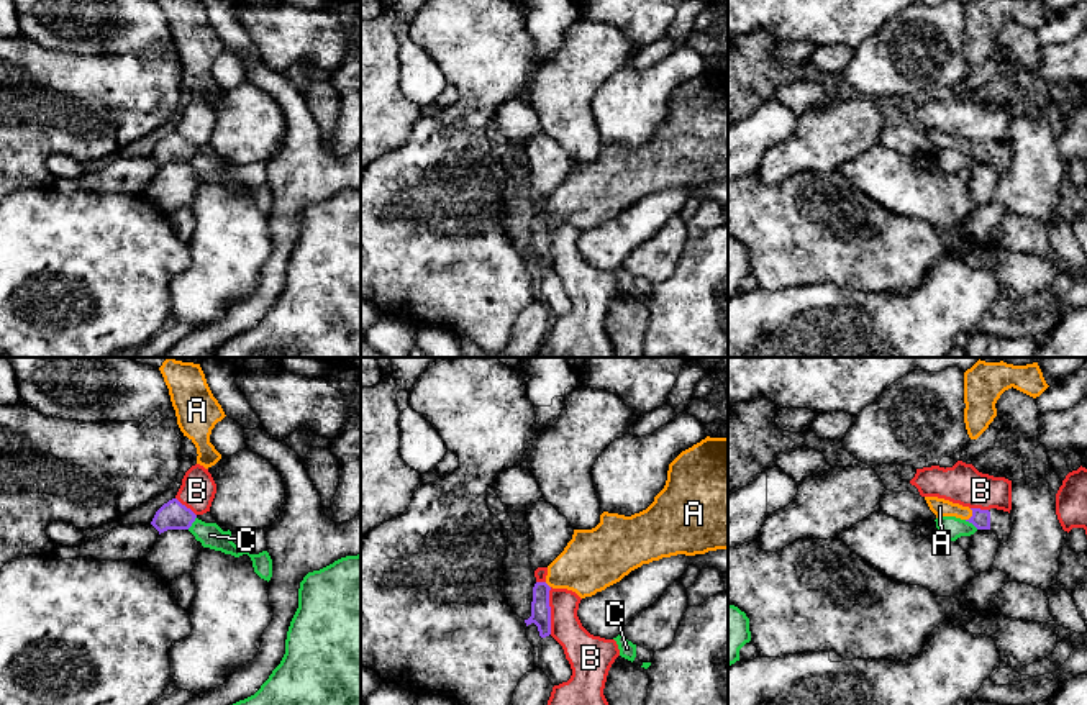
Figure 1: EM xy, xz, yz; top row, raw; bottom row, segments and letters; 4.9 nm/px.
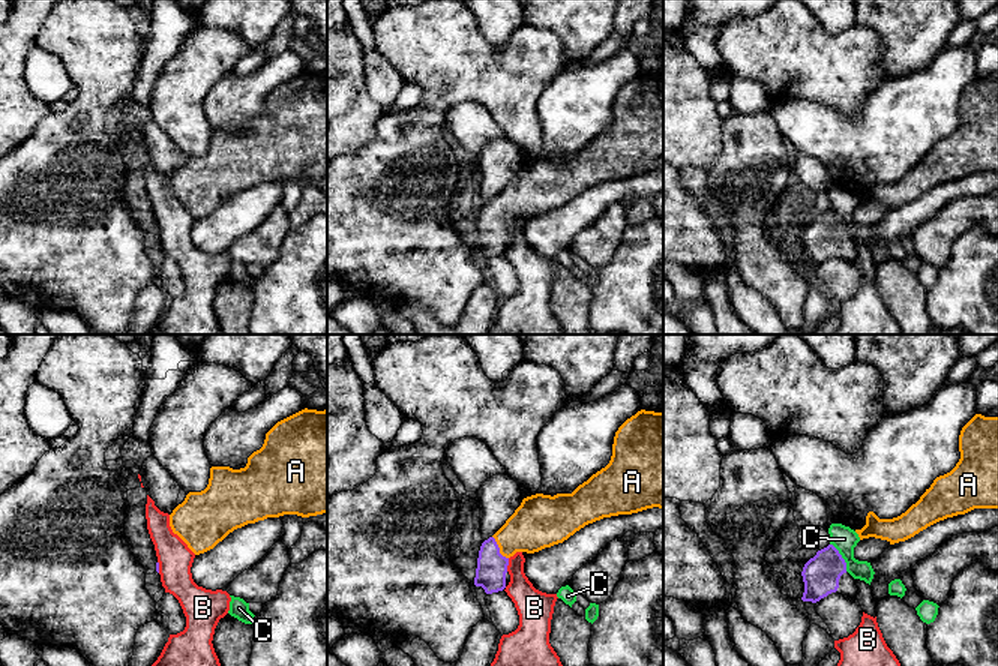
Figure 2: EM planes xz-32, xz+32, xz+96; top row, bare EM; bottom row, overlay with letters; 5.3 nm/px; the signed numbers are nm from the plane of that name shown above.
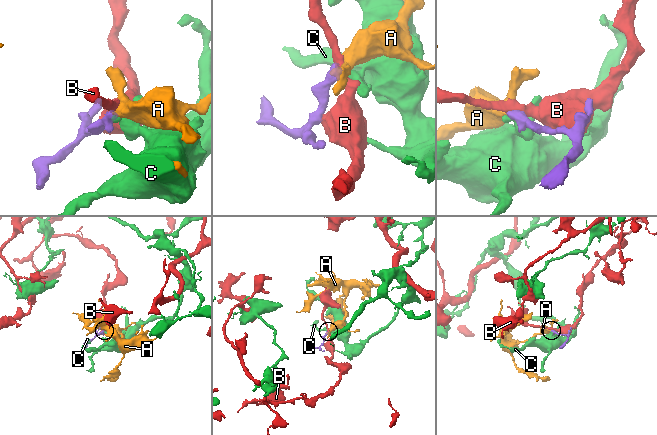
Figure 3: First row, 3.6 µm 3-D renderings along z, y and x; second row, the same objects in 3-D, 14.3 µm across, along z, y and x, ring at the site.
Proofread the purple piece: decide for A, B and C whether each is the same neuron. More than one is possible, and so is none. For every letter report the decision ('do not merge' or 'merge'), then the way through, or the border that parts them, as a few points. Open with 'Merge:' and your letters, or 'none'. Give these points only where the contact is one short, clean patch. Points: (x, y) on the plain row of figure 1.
Merge: A
A: merge; way yz (981, 151), (973, 148), (940, 140)
B: do not merge; border xz (551, 220), (550, 266)
C: do not merge; border yz (964, 153), (977, 161)

